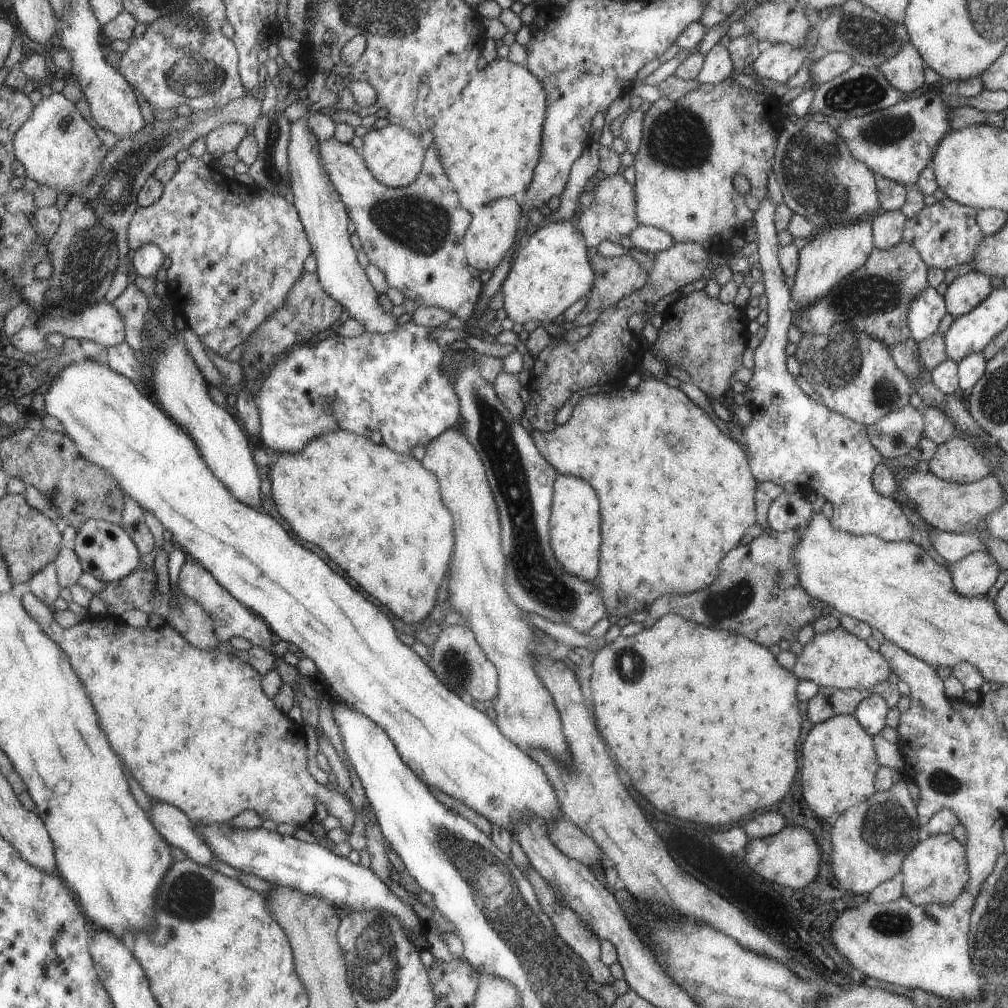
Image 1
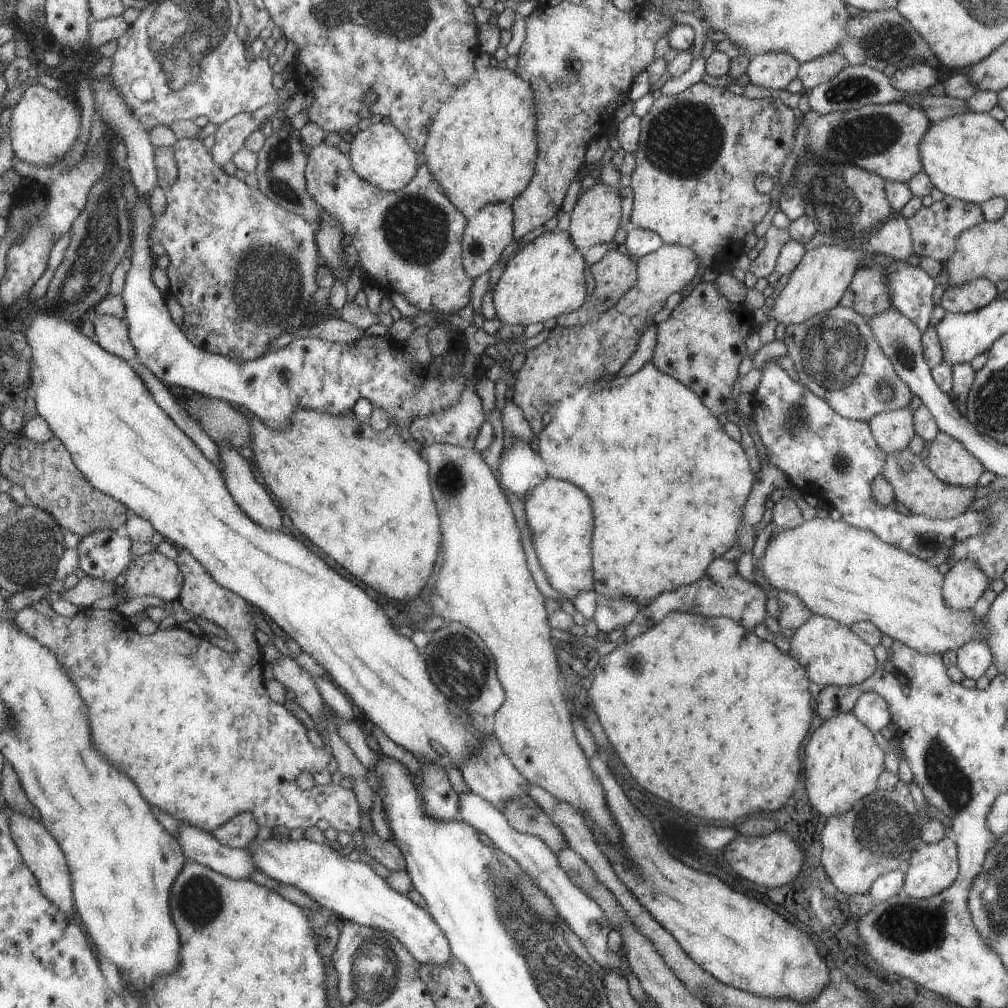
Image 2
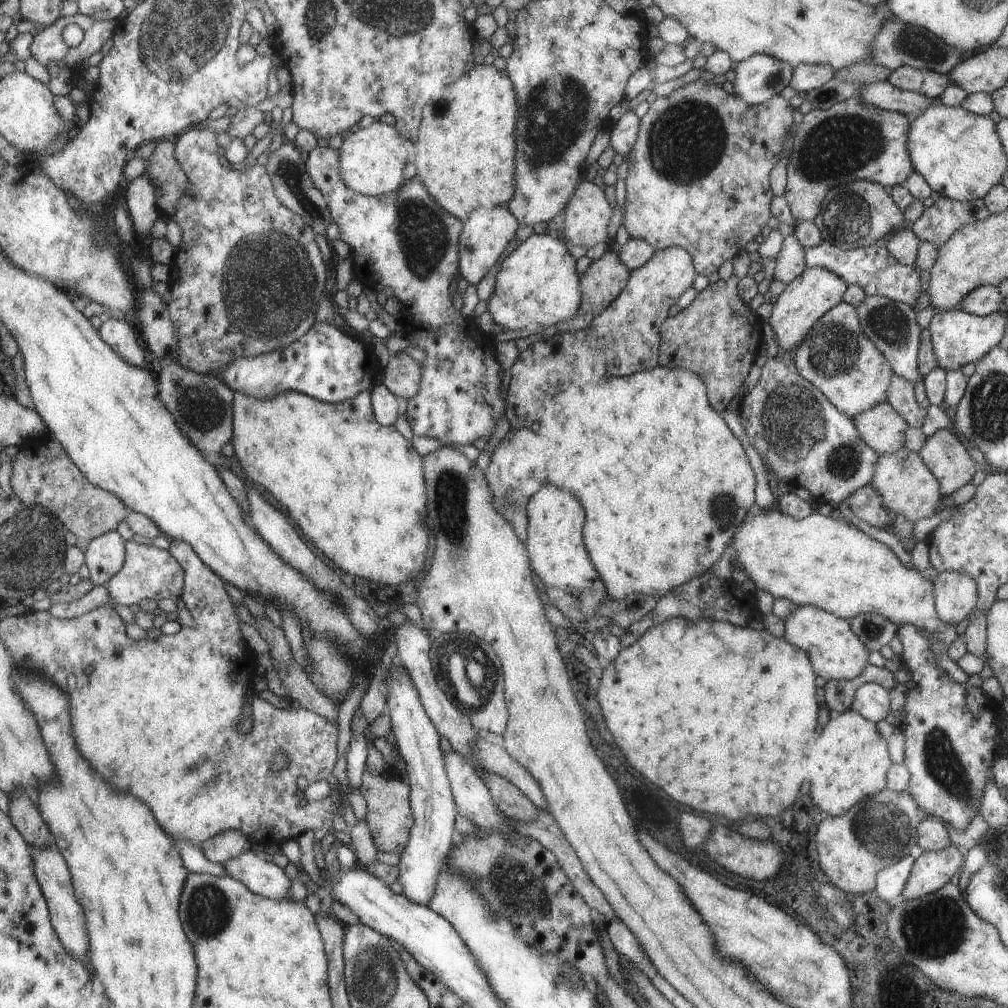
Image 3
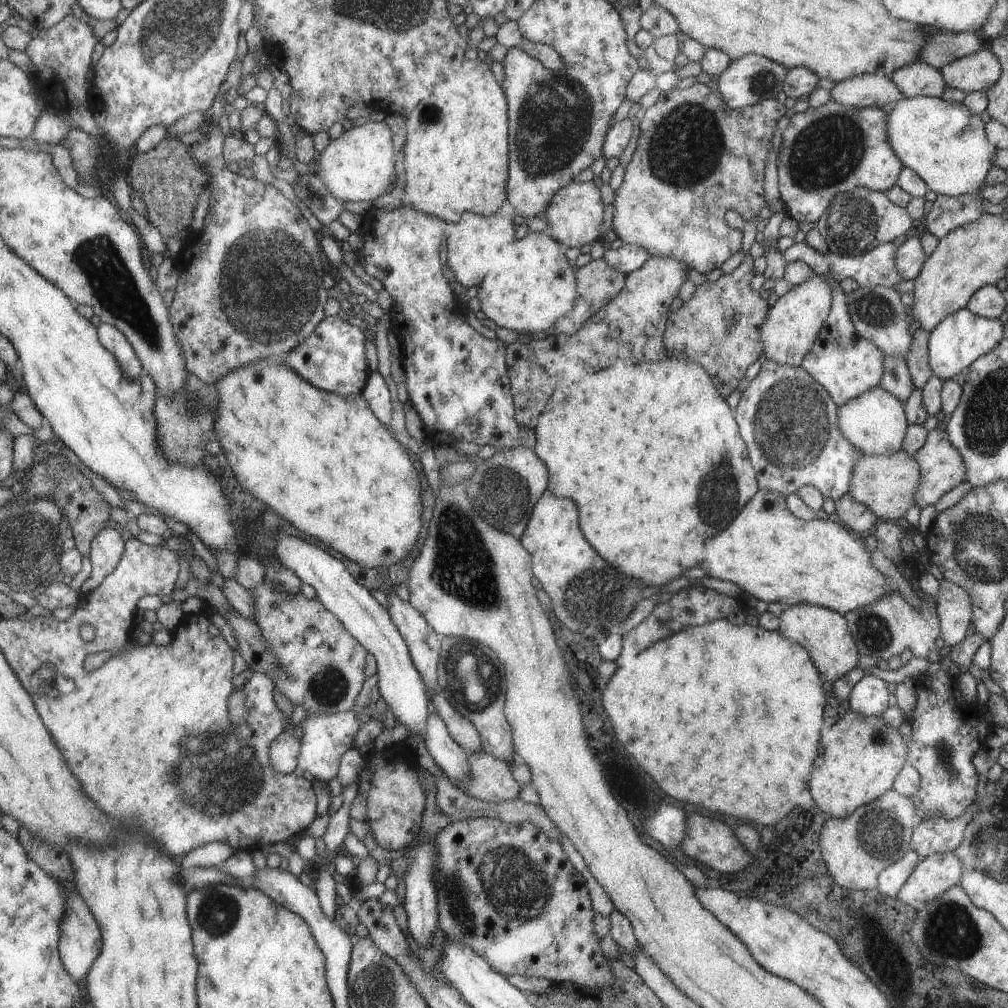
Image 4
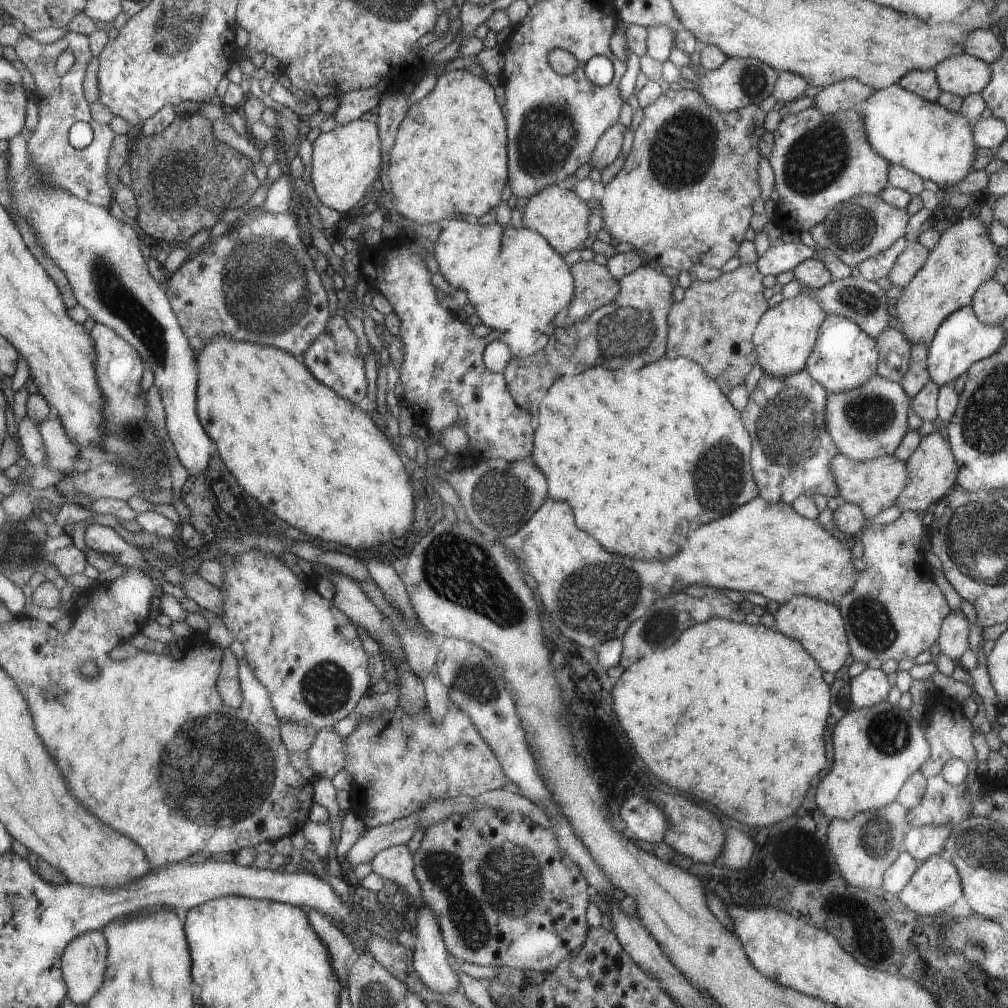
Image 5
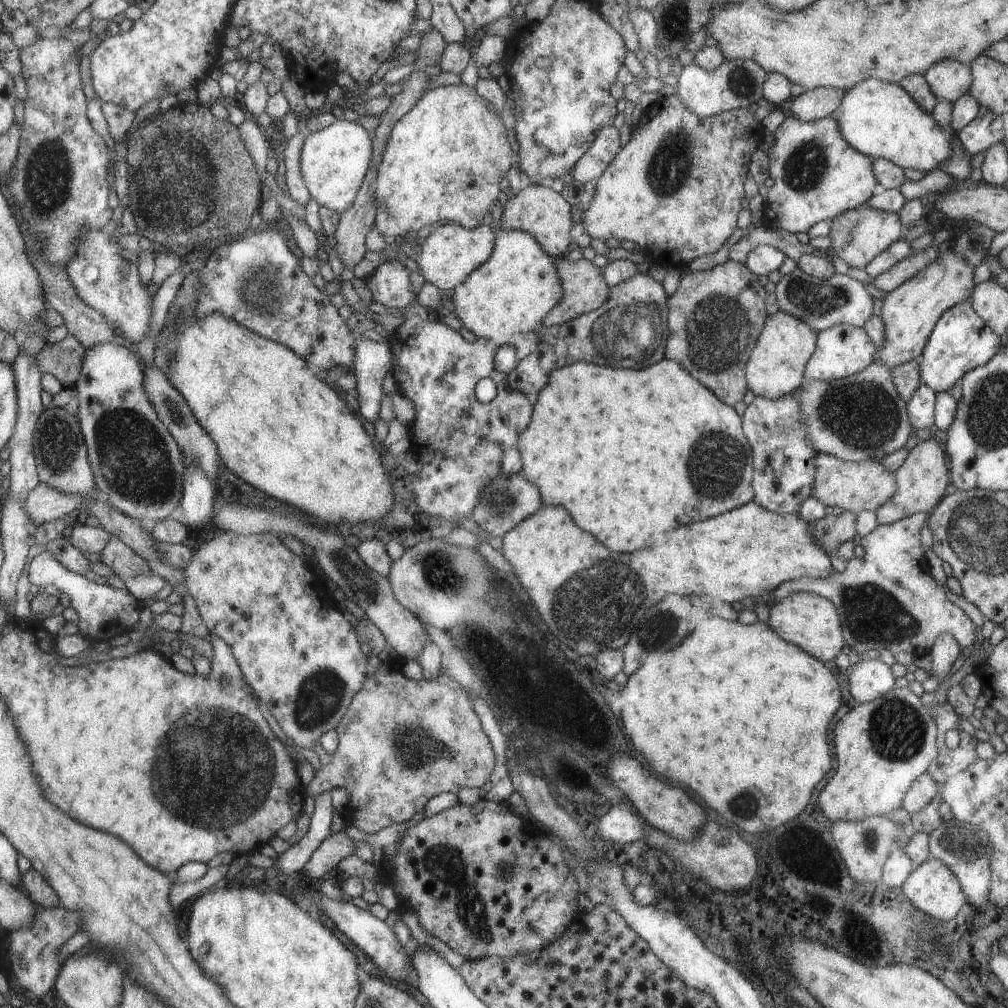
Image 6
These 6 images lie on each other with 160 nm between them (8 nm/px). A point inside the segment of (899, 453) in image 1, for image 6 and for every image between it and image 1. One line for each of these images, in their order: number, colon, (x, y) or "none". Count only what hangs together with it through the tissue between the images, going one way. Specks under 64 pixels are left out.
2: (893, 430)
3: (881, 427)
4: (873, 421)
5: (866, 422)
6: (862, 416)

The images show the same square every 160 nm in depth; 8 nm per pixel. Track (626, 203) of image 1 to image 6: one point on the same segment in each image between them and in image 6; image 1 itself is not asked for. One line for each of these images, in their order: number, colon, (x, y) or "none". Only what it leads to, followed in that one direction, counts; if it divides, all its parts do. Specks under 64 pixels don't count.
2: (594, 218)
3: (587, 213)
4: (573, 216)
5: (558, 214)
6: (544, 214)

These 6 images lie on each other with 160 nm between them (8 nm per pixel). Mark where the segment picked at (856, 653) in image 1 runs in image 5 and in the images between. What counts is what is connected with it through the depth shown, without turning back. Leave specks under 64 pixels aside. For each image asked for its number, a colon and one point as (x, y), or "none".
2: (831, 653)
3: (837, 653)
4: (824, 633)
5: (819, 626)

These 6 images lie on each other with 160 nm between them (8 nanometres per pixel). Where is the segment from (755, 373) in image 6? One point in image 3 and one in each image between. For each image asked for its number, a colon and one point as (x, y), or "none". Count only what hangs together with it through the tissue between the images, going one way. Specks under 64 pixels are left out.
3: (809, 295)
4: (790, 327)
5: (786, 334)

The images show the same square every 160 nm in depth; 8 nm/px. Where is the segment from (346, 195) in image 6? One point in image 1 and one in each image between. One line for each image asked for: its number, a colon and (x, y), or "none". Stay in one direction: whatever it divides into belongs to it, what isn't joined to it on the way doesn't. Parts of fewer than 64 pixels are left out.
1: (394, 156)
2: (380, 154)
3: (372, 159)
4: (356, 167)
5: (345, 161)

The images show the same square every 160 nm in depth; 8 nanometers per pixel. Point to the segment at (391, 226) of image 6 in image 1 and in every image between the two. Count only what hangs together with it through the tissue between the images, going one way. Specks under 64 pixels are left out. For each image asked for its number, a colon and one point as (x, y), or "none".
1: (488, 138)
2: (481, 147)
3: (464, 154)
4: (455, 156)
5: (448, 157)

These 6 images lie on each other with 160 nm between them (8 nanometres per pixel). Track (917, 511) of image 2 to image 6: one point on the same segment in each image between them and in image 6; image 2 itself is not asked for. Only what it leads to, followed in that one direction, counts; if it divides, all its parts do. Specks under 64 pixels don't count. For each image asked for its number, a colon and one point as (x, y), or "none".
3: (905, 485)
4: (887, 484)
5: (873, 485)
6: (854, 486)

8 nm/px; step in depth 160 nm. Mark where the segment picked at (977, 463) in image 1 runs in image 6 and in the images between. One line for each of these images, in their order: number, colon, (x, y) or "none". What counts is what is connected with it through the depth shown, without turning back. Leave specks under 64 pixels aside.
2: (948, 459)
3: (943, 454)
4: (942, 467)
5: (930, 470)
6: (920, 480)

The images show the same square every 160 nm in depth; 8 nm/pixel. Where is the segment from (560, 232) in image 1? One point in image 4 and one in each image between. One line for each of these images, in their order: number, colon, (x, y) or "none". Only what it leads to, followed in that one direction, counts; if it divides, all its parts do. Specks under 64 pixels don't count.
2: (544, 279)
3: (536, 286)
4: (530, 285)

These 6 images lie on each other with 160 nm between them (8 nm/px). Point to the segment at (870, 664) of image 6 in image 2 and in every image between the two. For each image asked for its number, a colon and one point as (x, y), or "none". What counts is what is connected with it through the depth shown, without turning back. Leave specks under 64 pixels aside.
2: (871, 709)
3: (870, 700)
4: (868, 696)
5: (870, 687)

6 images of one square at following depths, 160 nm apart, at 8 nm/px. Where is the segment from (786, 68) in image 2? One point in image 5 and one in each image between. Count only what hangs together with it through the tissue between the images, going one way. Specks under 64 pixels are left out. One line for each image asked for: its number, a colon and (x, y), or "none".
3: (759, 78)
4: (752, 78)
5: (738, 82)

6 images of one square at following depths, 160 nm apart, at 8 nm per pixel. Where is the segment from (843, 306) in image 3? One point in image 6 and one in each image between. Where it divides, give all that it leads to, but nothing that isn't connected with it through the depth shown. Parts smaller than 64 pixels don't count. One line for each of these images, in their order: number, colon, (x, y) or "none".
4: (840, 360)
5: (844, 356)
6: (841, 350)

